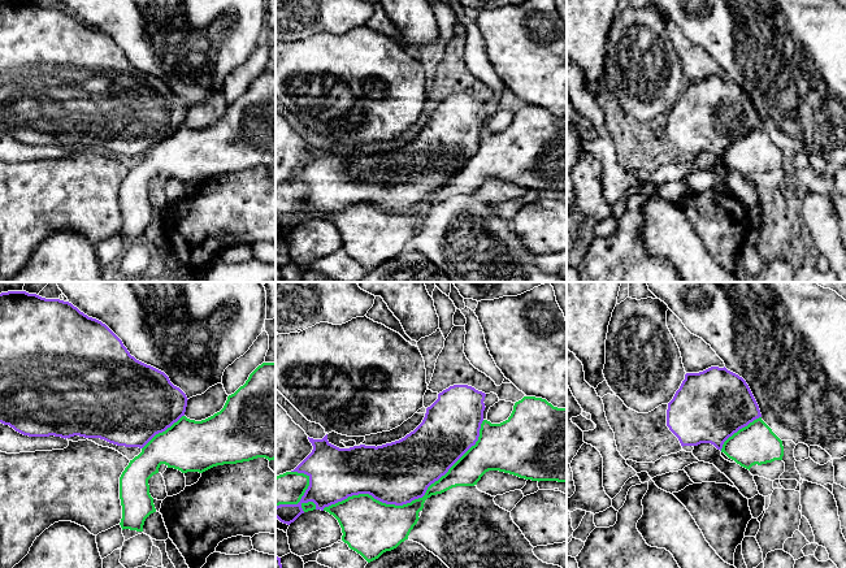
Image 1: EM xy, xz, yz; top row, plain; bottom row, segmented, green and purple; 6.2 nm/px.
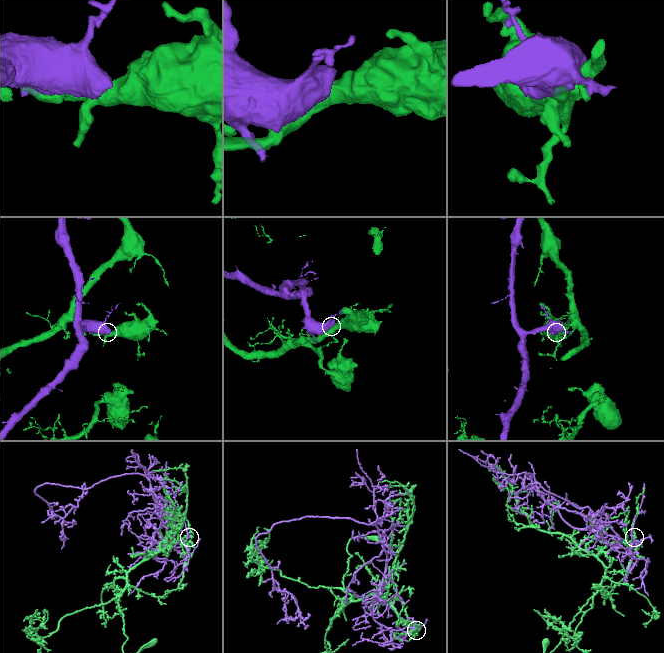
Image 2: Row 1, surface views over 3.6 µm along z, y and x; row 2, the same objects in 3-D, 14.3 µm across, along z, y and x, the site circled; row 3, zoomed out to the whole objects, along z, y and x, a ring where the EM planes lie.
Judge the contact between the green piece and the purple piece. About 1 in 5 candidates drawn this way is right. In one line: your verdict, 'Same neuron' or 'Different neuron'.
Different neuron

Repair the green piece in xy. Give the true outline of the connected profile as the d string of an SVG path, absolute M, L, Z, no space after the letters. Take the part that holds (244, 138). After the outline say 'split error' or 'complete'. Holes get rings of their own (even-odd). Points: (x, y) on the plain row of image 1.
M263 71L246 92L227 105L224 117L213 125L195 130L182 125L165 140L156 143L142 161L130 169L120 186L122 214L121 237L143 240L146 227L156 221L148 188L161 173L182 182L203 182L213 175L265 166L276 168L276 71Z; complete

